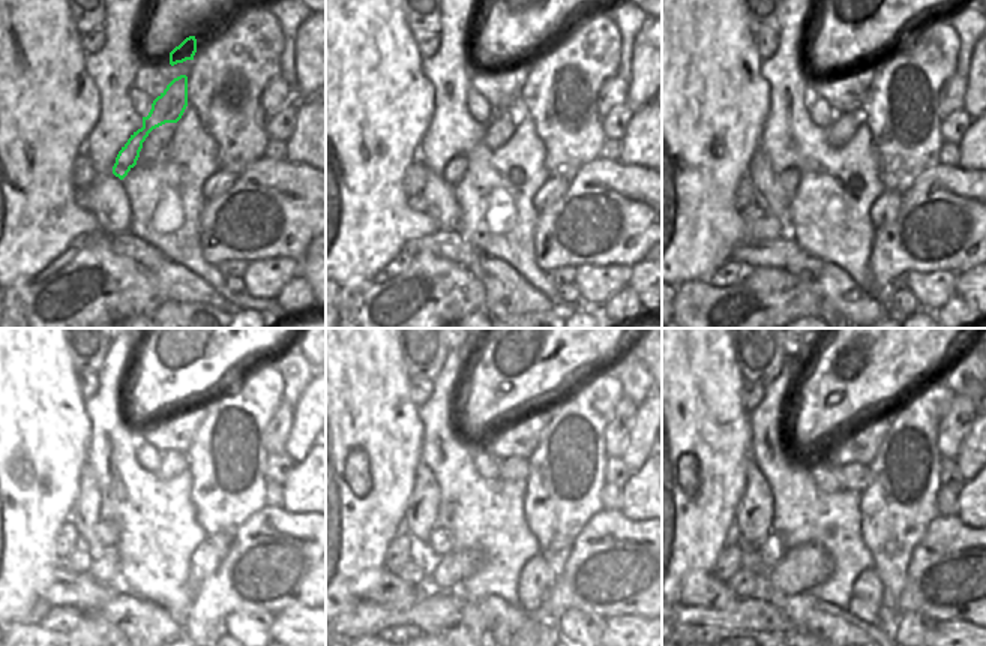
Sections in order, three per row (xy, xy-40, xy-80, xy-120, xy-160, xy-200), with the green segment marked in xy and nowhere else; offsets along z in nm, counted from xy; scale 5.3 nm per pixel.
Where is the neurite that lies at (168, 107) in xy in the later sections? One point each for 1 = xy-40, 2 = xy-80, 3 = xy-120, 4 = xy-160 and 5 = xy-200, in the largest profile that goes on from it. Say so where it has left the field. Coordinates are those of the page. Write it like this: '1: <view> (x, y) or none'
1: xy-40 (455, 171)
2: xy-80 (788, 179)
3: xy-120 (107, 531)
4: xy-160 (440, 541)
5: xy-200 (772, 550)

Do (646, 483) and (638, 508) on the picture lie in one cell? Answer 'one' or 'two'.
one

